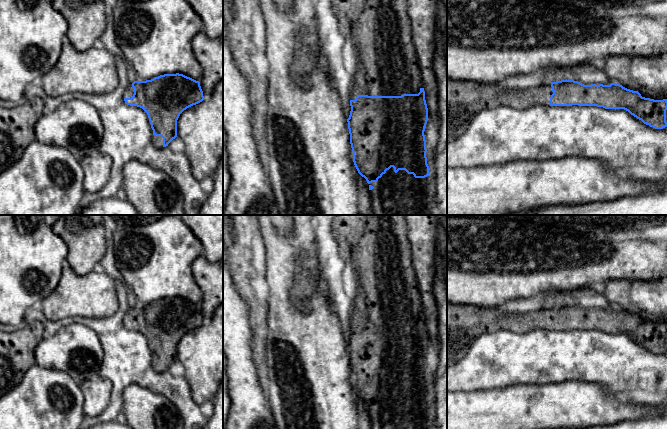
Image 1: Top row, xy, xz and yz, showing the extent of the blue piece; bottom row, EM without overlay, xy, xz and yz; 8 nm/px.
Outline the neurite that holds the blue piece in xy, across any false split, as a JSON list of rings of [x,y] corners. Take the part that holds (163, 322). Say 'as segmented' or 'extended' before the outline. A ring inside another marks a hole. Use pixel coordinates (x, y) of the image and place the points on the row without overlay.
extended; [[[164,298],[146,305],[134,305],[123,318],[127,329],[142,332],[153,354],[152,367],[157,372],[168,370],[177,361],[177,344],[187,332],[204,324],[200,306],[183,298]]]

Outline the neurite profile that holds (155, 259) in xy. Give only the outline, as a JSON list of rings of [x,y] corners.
[[[180,215],[165,217],[129,230],[117,229],[113,234],[116,268],[132,289],[132,298],[139,305],[164,298],[183,298],[196,305],[203,299],[191,265],[203,254],[203,246]]]

